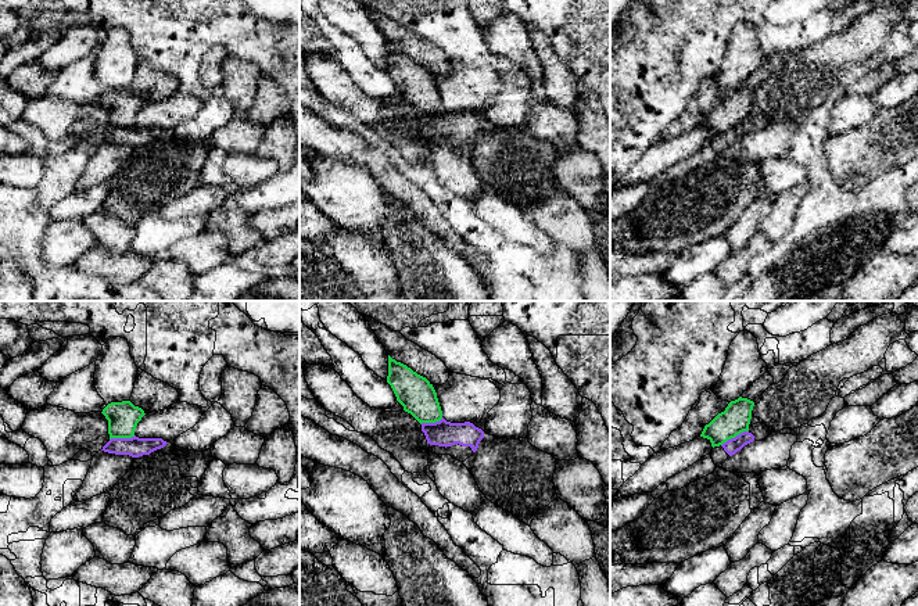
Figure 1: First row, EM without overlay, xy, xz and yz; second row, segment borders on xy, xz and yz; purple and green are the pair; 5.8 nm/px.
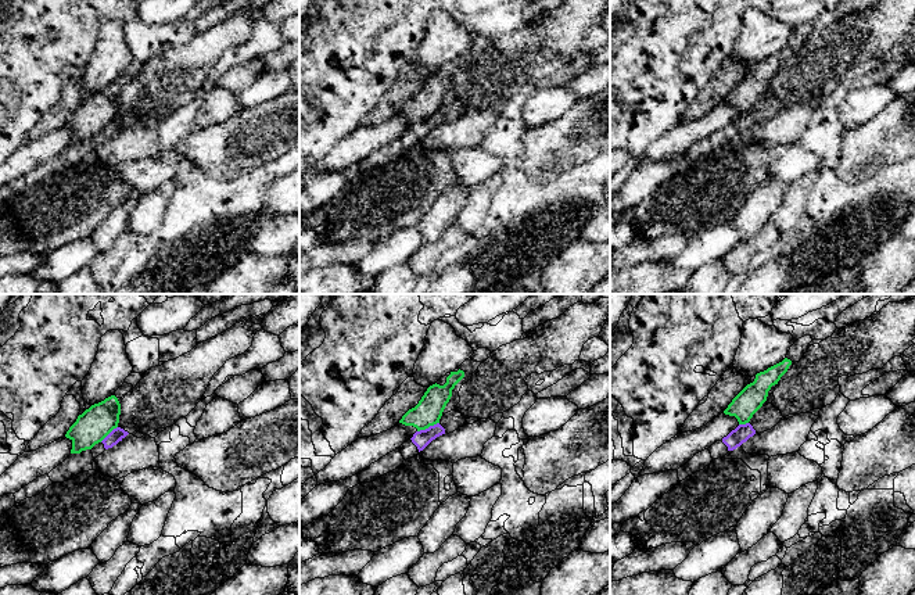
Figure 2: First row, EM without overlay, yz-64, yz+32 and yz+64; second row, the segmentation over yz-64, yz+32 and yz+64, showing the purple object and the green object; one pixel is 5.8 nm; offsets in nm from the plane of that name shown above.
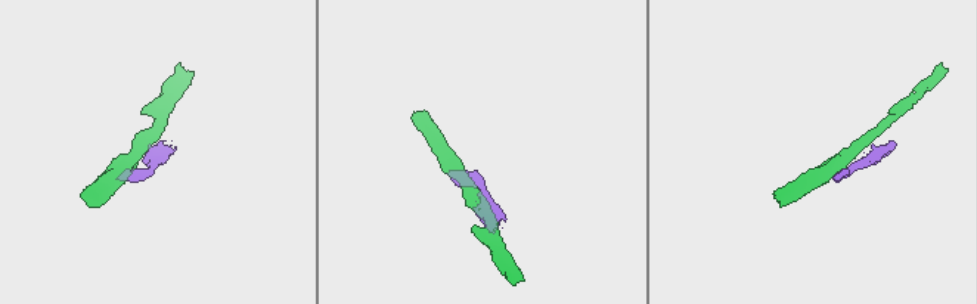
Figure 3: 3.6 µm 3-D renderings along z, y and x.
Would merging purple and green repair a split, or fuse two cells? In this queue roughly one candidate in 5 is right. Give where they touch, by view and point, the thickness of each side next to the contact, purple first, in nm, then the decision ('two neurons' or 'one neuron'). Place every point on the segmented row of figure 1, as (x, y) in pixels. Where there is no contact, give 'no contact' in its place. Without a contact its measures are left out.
contact yz (735, 437); calibres 90 and 170 nm; two neurons

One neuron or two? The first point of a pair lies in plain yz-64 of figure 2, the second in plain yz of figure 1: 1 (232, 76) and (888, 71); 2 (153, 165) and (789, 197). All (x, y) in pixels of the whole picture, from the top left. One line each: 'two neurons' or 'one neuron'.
1: one neuron
2: two neurons

